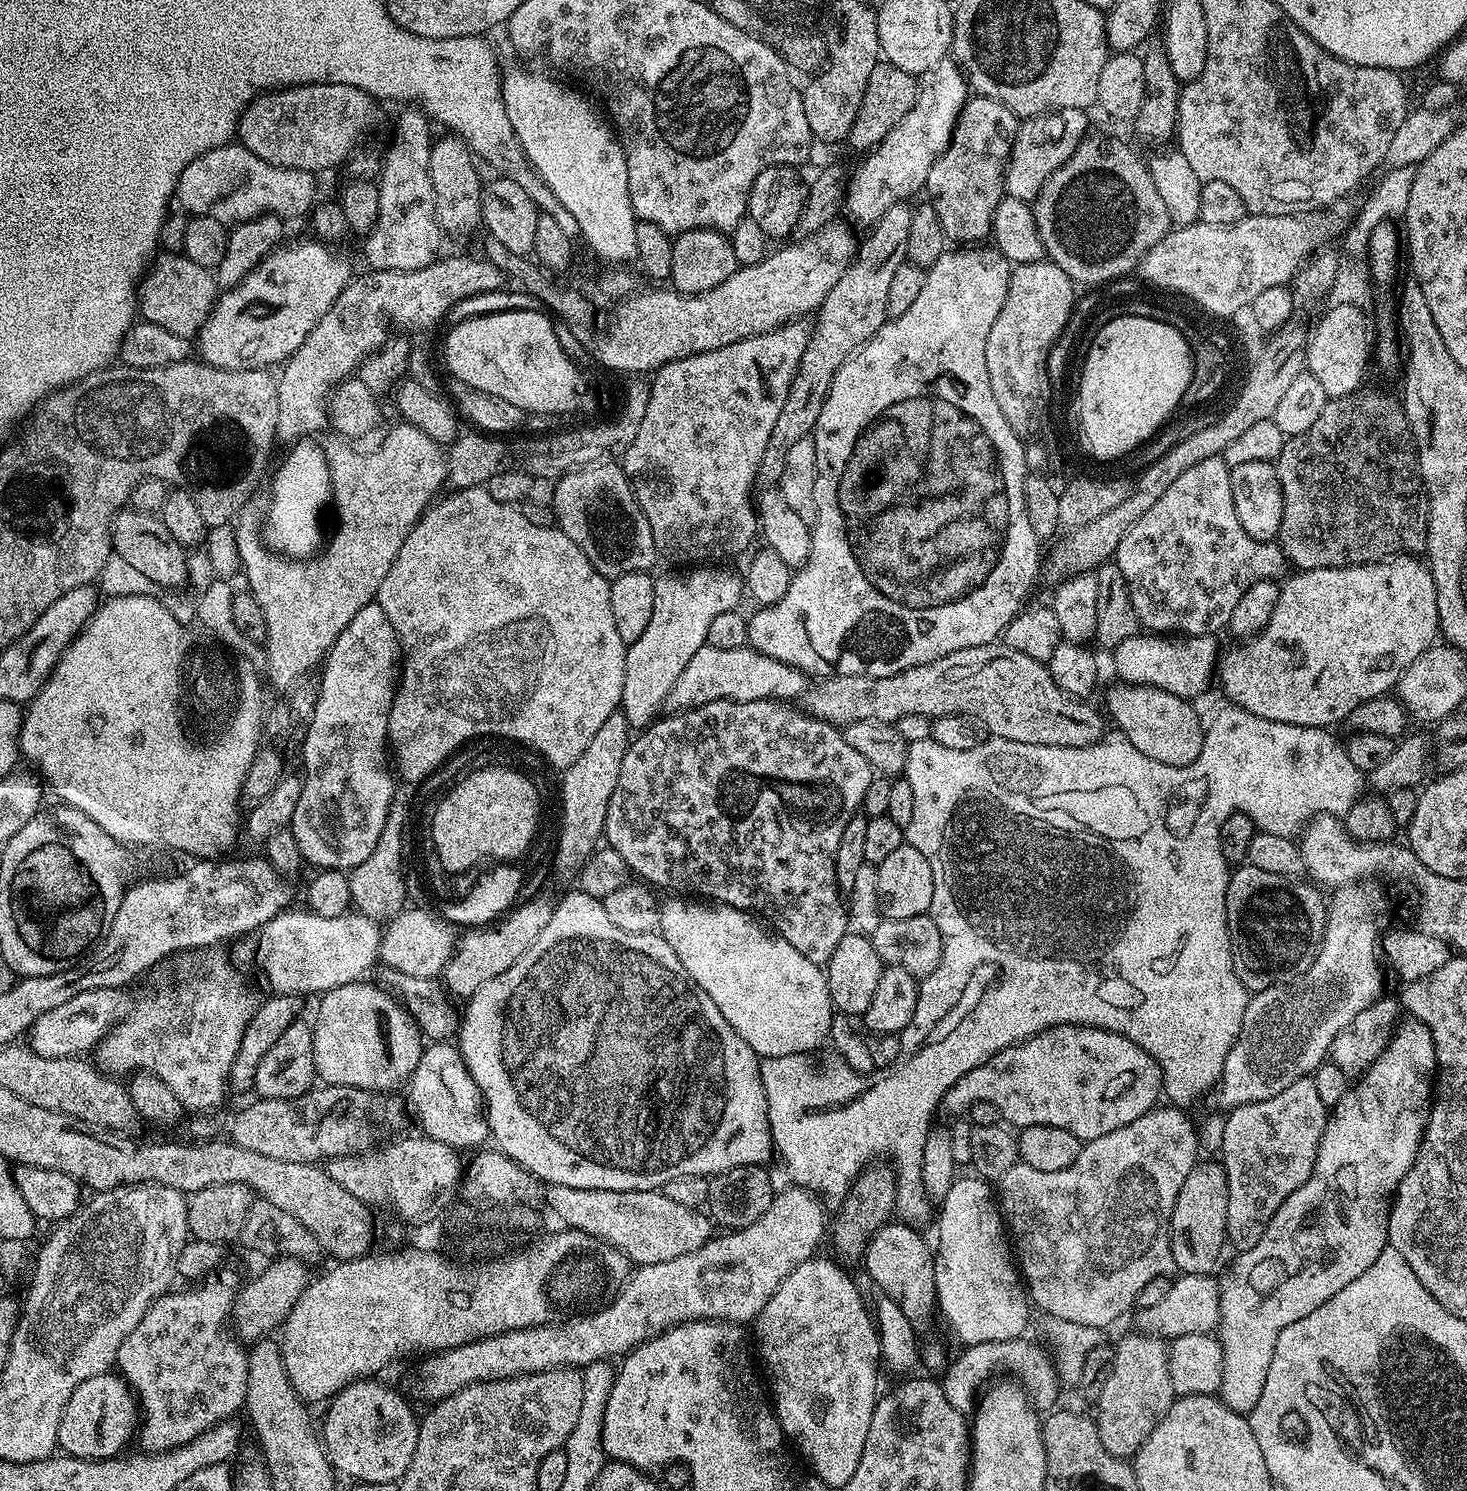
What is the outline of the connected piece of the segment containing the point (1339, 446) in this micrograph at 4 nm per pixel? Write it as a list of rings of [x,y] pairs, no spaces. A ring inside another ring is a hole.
[[[1369,386],[1361,387],[1345,396],[1333,396],[1326,406],[1322,406],[1322,415],[1306,434],[1298,434],[1285,439],[1282,454],[1275,460],[1278,482],[1282,486],[1282,520],[1278,537],[1280,549],[1284,551],[1285,561],[1293,564],[1293,569],[1306,568],[1345,568],[1355,564],[1373,564],[1386,560],[1389,556],[1401,554],[1420,554],[1424,552],[1426,526],[1428,525],[1428,498],[1424,494],[1424,483],[1420,477],[1420,463],[1416,461],[1416,444],[1412,441],[1412,431],[1404,413],[1404,405],[1399,399],[1387,396],[1384,392],[1375,392]]]

